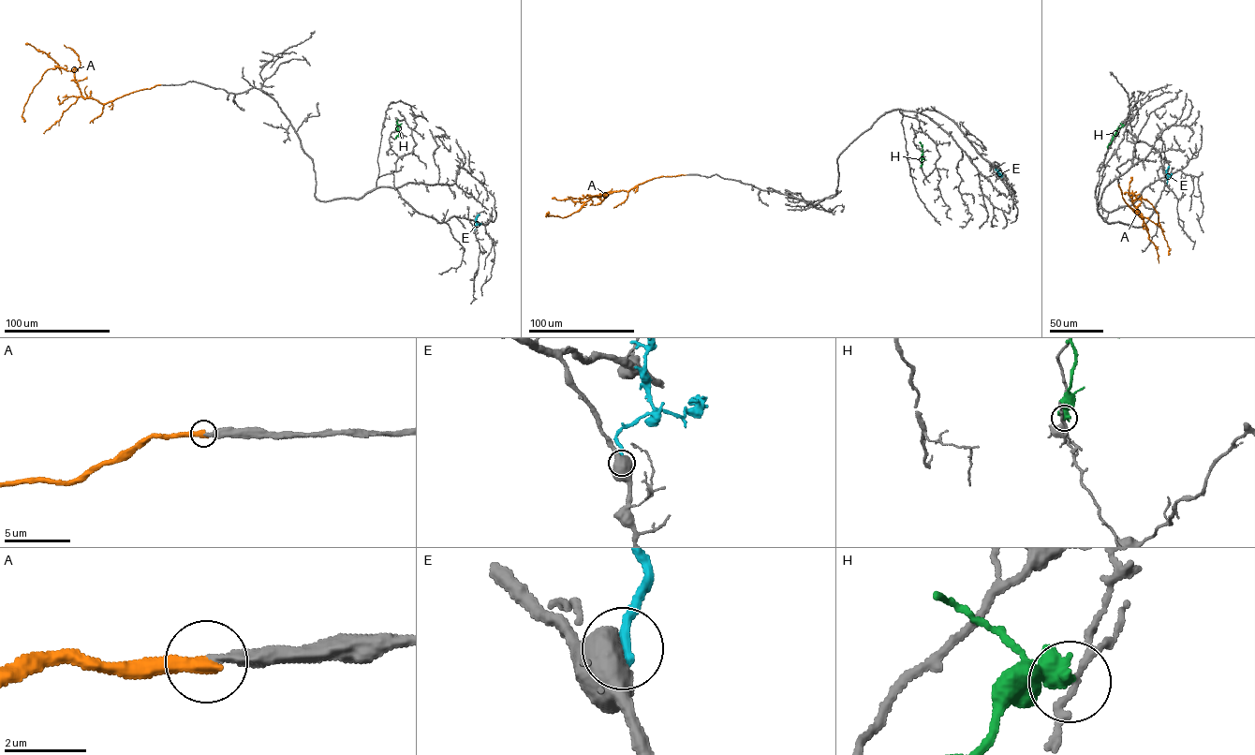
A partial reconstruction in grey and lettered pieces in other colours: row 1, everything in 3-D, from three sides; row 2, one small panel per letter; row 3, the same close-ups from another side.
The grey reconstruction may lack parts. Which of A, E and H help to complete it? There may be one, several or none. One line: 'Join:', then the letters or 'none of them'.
Join: A

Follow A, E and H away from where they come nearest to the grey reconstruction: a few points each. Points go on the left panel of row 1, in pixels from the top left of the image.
A: (160, 85), (99, 103), (84, 98), (72, 71), (59, 66), (49, 68), (30, 94), (22, 115), (24, 121)
E: (474, 229), (479, 214)
H: (396, 123), (395, 139)

